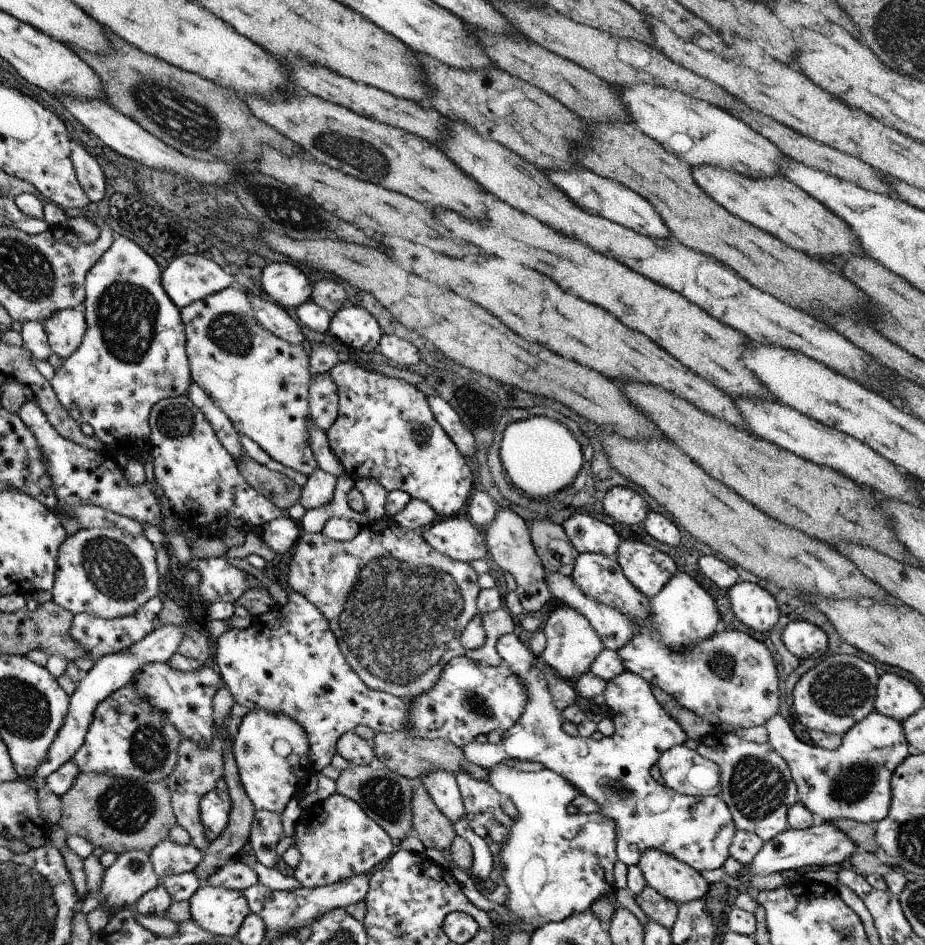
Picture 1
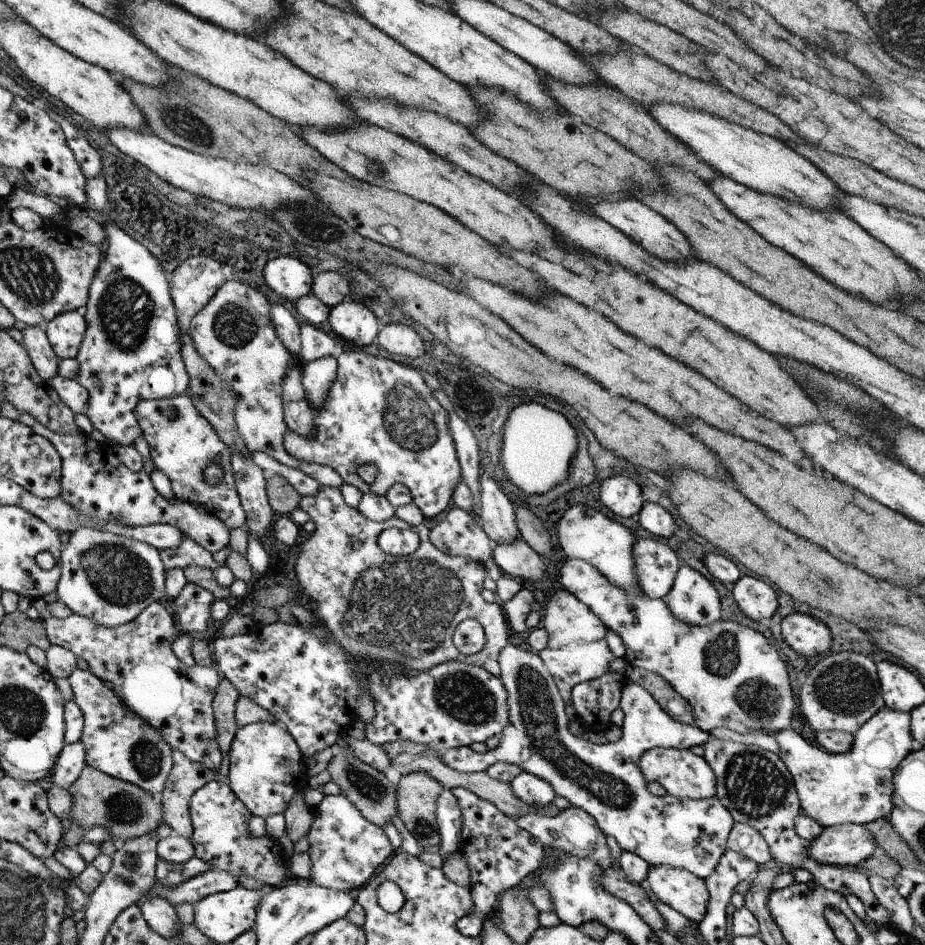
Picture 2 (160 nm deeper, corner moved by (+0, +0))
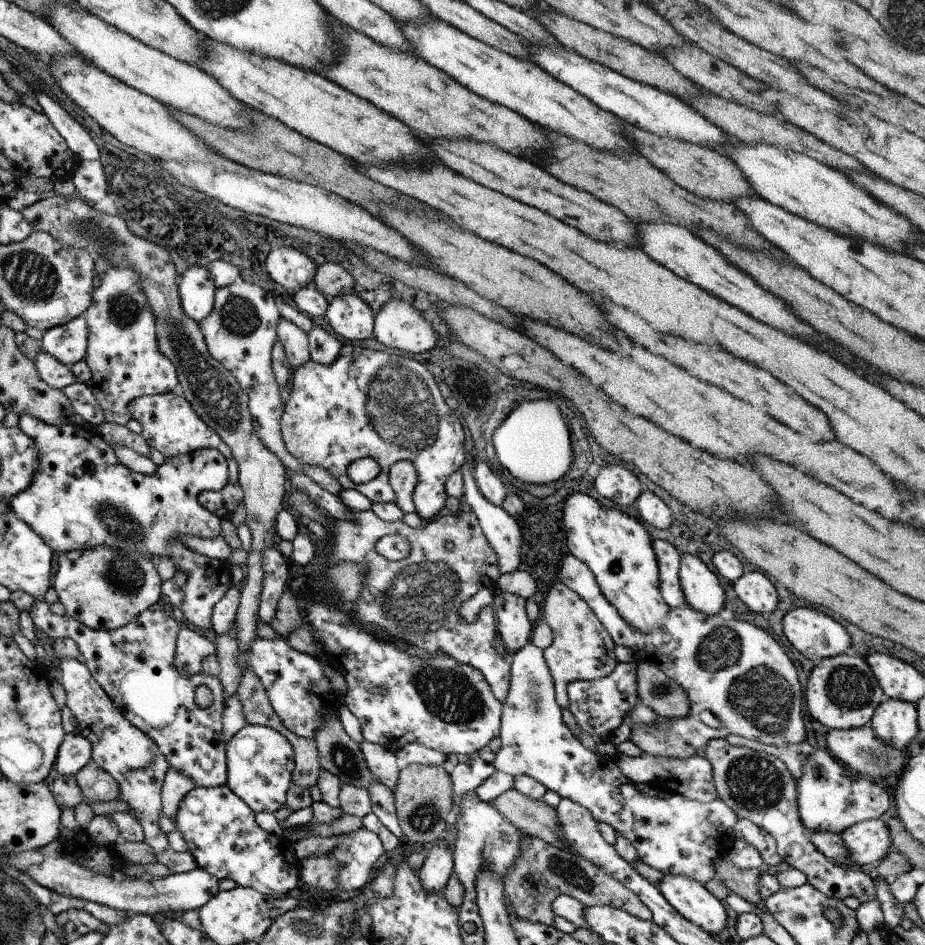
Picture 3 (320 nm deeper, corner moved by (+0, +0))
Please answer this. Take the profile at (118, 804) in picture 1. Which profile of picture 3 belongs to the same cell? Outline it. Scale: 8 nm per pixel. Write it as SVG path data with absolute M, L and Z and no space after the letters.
M92 760L75 774L75 779L88 805L90 802L114 800L121 795L117 780Z

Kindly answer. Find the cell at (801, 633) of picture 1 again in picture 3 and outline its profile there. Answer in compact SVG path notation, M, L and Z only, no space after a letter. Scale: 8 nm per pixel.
M810 606L794 608L784 616L784 634L788 636L788 640L794 648L812 660L814 665L825 658L848 653L850 648L850 634L846 632L846 628L840 622L836 622L834 618L830 618L828 614L824 614L816 608L810 608Z

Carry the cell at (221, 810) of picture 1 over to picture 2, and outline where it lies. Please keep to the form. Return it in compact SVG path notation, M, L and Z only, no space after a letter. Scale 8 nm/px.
M212 780L199 788L191 796L189 804L195 856L206 861L210 869L220 869L233 877L250 877L263 882L267 889L280 887L288 878L288 868L284 868L286 855L277 839L269 835L255 837L248 827L253 814L249 808L222 781Z

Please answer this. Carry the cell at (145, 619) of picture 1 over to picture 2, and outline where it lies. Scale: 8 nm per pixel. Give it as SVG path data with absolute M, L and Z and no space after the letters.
M33 599L31 606L38 610L44 621L45 631L52 645L62 645L69 648L77 657L84 658L89 669L103 681L110 682L113 691L117 693L124 704L136 713L143 721L158 729L166 742L174 751L184 753L190 760L203 764L215 775L222 760L220 742L217 740L216 715L213 712L213 700L222 679L216 668L203 667L198 664L192 668L185 665L173 651L173 642L179 636L178 626L172 616L172 611L166 611L160 603L149 604L136 619L120 627L107 627L88 617L70 614L59 619L49 613L44 599Z

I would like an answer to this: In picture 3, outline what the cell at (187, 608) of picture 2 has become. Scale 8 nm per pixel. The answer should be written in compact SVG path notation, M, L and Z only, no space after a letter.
M22 413L19 415L20 430L36 441L40 449L40 471L25 491L10 500L10 510L20 517L34 532L50 545L53 552L67 553L94 547L110 547L119 551L139 553L142 557L157 561L162 557L173 560L175 568L187 574L183 586L185 599L181 610L189 626L198 630L212 629L213 608L234 588L234 568L230 562L209 557L187 547L179 537L205 537L214 540L222 537L222 515L210 512L198 500L202 491L219 491L226 486L229 465L226 457L215 448L201 448L173 457L167 457L152 473L139 473L129 469L117 459L114 448L98 432L85 423L68 423L62 426L49 425L38 417Z

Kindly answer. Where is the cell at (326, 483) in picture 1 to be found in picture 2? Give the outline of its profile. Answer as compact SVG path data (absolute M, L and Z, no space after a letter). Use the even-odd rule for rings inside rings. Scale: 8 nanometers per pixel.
M321 485L320 492L318 492L316 496L301 496L300 504L298 504L298 506L300 509L303 509L304 512L308 513L311 520L314 520L314 524L316 524L315 532L309 534L308 539L302 542L302 545L299 546L300 554L298 555L298 560L296 560L296 576L299 581L298 586L300 586L301 590L307 594L307 598L310 602L309 608L311 608L319 618L322 618L321 622L324 622L325 628L327 629L326 632L334 641L338 640L341 648L345 650L345 654L350 657L352 661L355 661L362 667L365 667L366 665L374 666L374 664L380 664L383 668L392 669L401 672L402 674L428 672L430 668L434 668L434 666L438 666L438 664L446 661L464 661L469 665L485 668L490 674L494 674L494 676L500 676L501 668L499 666L499 654L502 648L509 643L508 638L511 633L504 610L502 606L500 606L500 603L486 602L481 594L484 590L482 584L484 578L487 576L482 563L473 562L468 558L464 558L464 556L448 556L448 554L443 554L440 550L437 550L436 546L430 542L430 530L428 530L424 524L420 524L420 526L416 526L416 528L412 529L421 539L419 548L413 554L410 554L409 556L393 556L392 554L384 552L379 543L381 533L387 529L404 529L408 528L408 526L396 517L380 523L368 520L368 518L362 516L357 509L351 508L346 504L340 488ZM466 618L474 618L474 620L478 620L483 626L486 635L486 643L483 649L474 655L460 653L460 651L456 649L454 643L452 643L452 635L454 634L454 630L456 630L456 626L458 626L461 621L466 620Z

